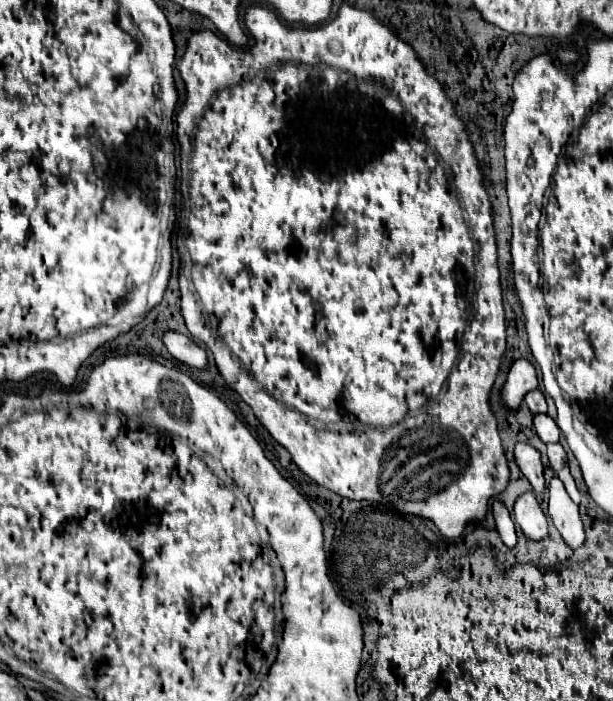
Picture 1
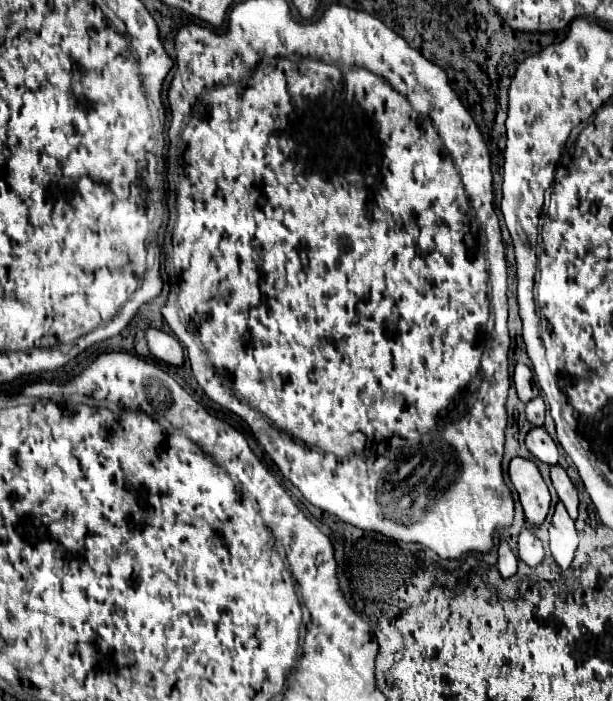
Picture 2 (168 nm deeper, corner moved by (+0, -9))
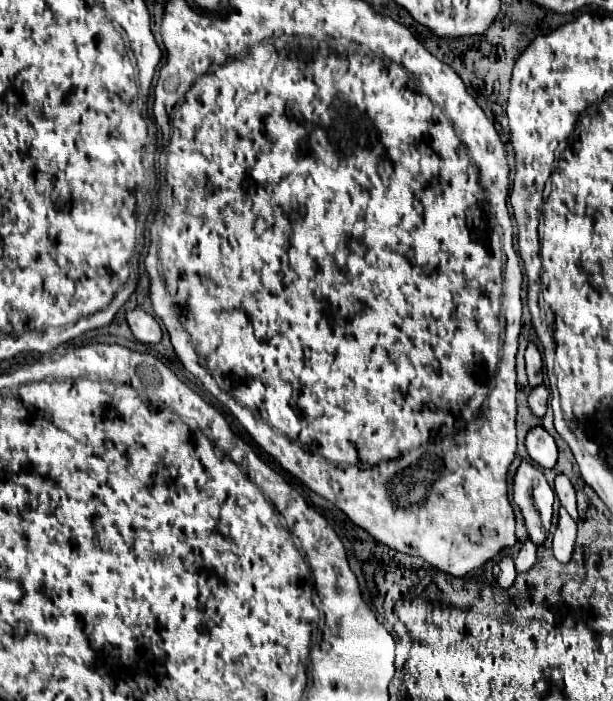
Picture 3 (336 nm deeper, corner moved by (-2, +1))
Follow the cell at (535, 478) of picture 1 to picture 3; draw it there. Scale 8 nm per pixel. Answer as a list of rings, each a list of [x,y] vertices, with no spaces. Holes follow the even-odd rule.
[[[521,462],[513,480],[513,502],[523,514],[527,540],[535,546],[541,546],[547,538],[553,518],[553,498],[555,494],[543,472],[533,464]]]

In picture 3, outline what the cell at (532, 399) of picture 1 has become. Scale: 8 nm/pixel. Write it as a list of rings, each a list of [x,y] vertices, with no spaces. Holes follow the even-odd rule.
[[[537,386],[531,390],[529,394],[529,408],[533,410],[535,416],[543,416],[545,410],[547,410],[547,400],[549,400],[549,392],[545,386]]]

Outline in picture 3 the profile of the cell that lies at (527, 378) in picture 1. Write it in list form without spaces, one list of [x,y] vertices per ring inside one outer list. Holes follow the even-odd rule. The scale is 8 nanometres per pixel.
[[[529,342],[527,350],[525,350],[525,362],[527,362],[529,384],[531,384],[531,388],[535,388],[543,382],[543,360],[541,360],[541,352],[537,350],[537,346],[533,342]]]

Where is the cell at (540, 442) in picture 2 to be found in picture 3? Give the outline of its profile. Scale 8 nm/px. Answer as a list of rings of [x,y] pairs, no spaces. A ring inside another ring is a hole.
[[[543,428],[529,430],[525,446],[527,446],[531,460],[537,462],[541,468],[553,468],[555,466],[557,446],[555,446],[555,440],[551,438],[549,432],[545,432]]]

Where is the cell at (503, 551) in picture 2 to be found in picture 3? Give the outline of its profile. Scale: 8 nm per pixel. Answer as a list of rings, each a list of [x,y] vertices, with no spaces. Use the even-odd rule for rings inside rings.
[[[503,558],[501,562],[497,562],[497,564],[493,566],[493,576],[495,576],[497,584],[499,584],[503,590],[511,588],[513,582],[515,582],[515,576],[517,576],[513,558]]]

